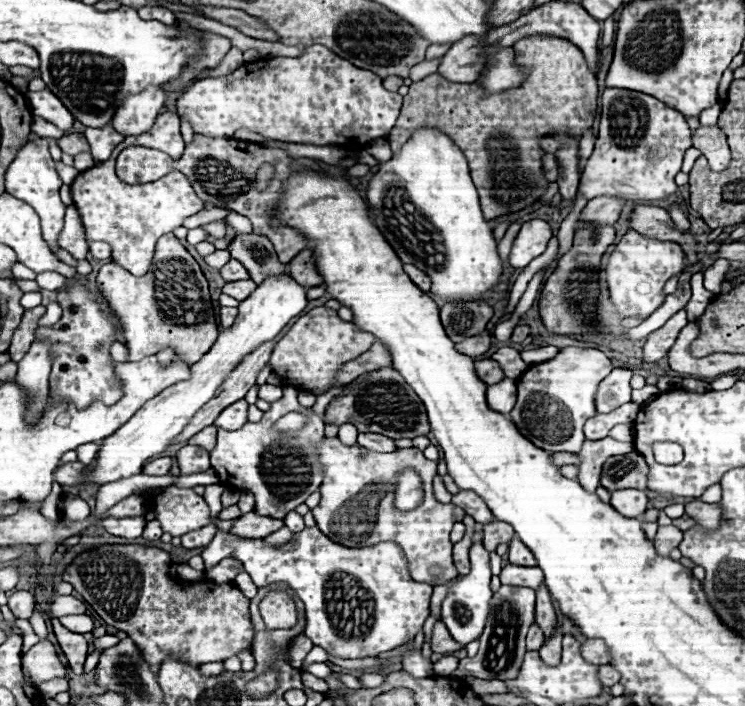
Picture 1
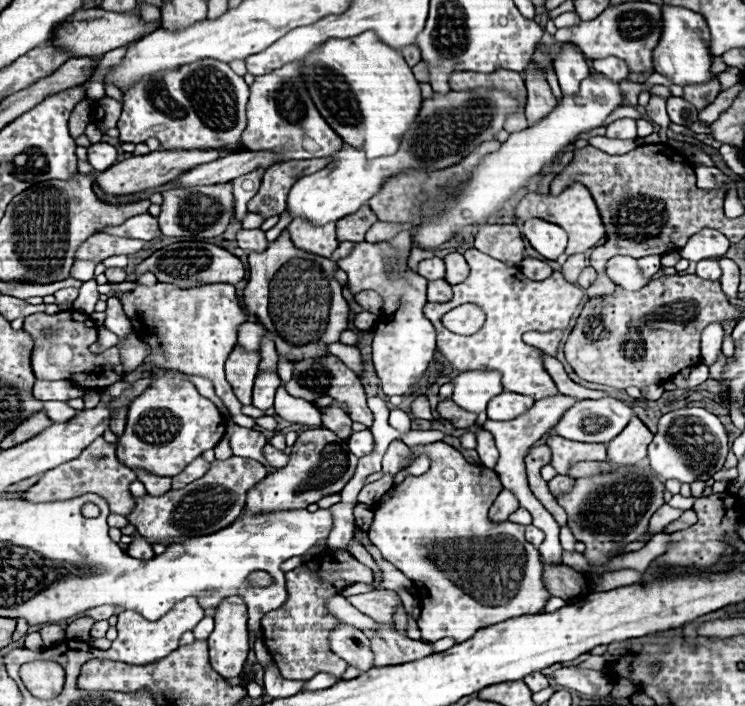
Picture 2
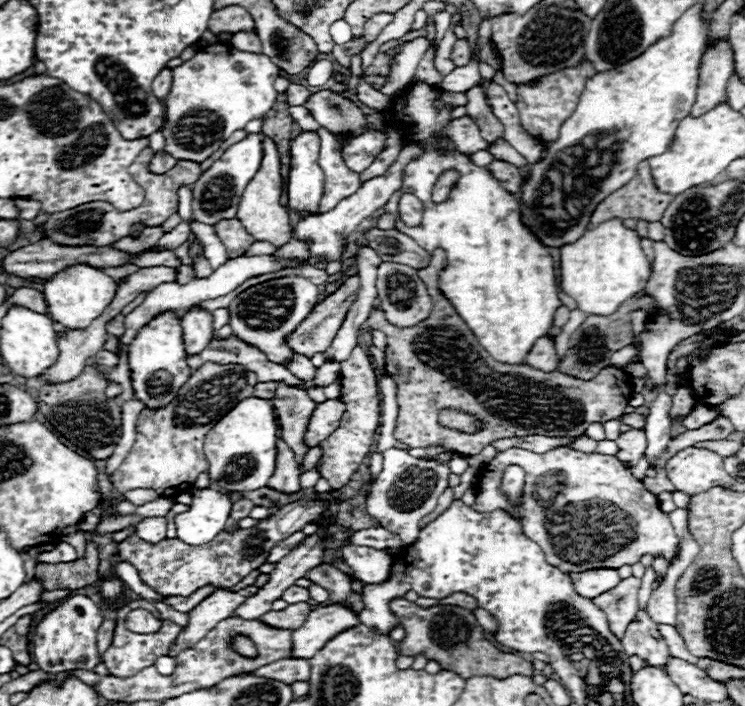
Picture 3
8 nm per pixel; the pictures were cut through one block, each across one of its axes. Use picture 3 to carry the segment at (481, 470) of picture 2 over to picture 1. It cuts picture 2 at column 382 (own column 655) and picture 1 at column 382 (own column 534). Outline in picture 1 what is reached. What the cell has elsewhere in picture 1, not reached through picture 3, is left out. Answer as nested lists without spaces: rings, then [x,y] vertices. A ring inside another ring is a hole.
[[[322,438],[318,442],[318,456],[322,462],[322,488],[320,488],[320,504],[312,508],[312,514],[316,518],[318,528],[332,540],[342,546],[350,548],[362,548],[362,546],[374,546],[378,542],[396,542],[408,560],[408,572],[412,580],[426,582],[430,586],[440,586],[458,576],[458,570],[452,564],[452,542],[450,542],[450,530],[454,522],[462,522],[464,510],[454,504],[440,504],[434,500],[432,492],[432,478],[436,474],[436,462],[424,458],[422,450],[418,448],[396,448],[394,452],[370,452],[358,444],[344,446],[340,438]],[[402,470],[414,470],[422,478],[422,504],[418,504],[414,510],[400,512],[394,508],[394,490],[396,480]],[[350,502],[356,502],[358,508],[364,506],[368,512],[340,512],[340,510],[352,510],[348,506]],[[376,512],[388,512],[386,516],[374,516]],[[432,566],[442,566],[442,576],[430,576]]]

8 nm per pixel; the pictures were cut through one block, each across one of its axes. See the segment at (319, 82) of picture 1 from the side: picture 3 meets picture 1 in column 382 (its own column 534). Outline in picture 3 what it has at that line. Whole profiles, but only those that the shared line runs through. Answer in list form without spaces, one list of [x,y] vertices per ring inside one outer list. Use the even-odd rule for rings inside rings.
[[[584,60],[580,66],[572,68],[572,70],[558,70],[556,74],[550,74],[550,76],[544,76],[540,78],[540,84],[538,86],[518,86],[518,102],[516,102],[516,108],[520,112],[520,120],[522,120],[522,128],[542,140],[542,142],[552,142],[556,140],[558,136],[558,130],[560,130],[560,124],[572,114],[574,106],[578,104],[578,96],[582,94],[584,90],[584,84],[586,84],[586,78],[592,76],[596,70],[594,66],[588,66],[588,62]]]

